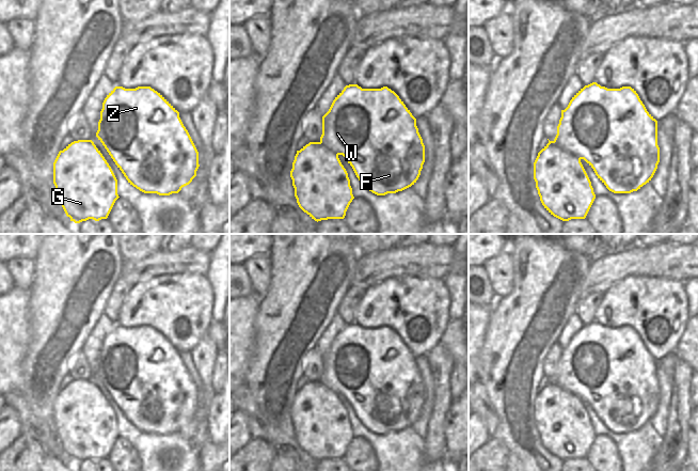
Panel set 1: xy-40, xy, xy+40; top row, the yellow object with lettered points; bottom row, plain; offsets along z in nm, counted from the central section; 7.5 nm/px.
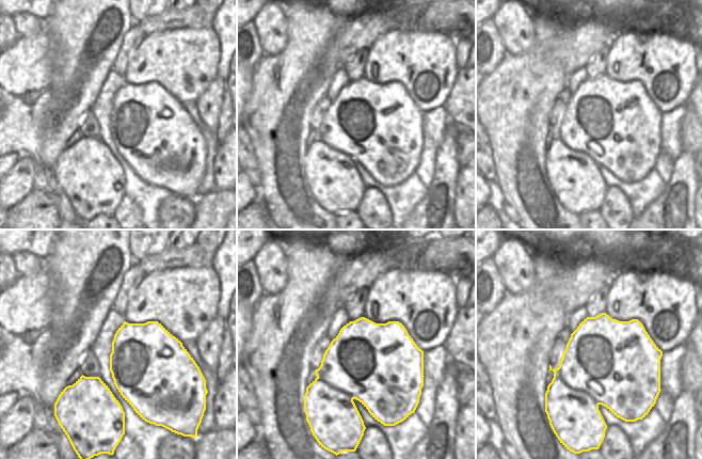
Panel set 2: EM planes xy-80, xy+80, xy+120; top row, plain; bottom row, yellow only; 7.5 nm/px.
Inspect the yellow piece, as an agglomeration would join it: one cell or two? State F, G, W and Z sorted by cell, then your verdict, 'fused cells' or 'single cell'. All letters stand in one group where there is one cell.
F W Z / G | fused cells

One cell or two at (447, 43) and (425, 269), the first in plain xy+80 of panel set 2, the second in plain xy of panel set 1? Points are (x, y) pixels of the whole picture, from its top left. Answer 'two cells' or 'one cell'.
two cells

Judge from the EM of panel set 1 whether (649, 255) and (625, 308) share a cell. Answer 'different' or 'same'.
different

